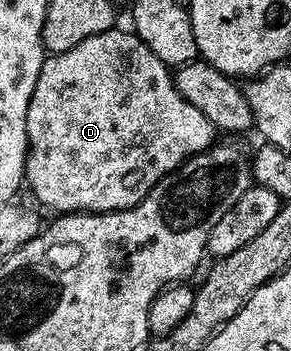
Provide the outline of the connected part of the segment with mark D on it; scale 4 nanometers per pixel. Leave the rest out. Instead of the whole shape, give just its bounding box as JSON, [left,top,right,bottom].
[24,28,215,215]

